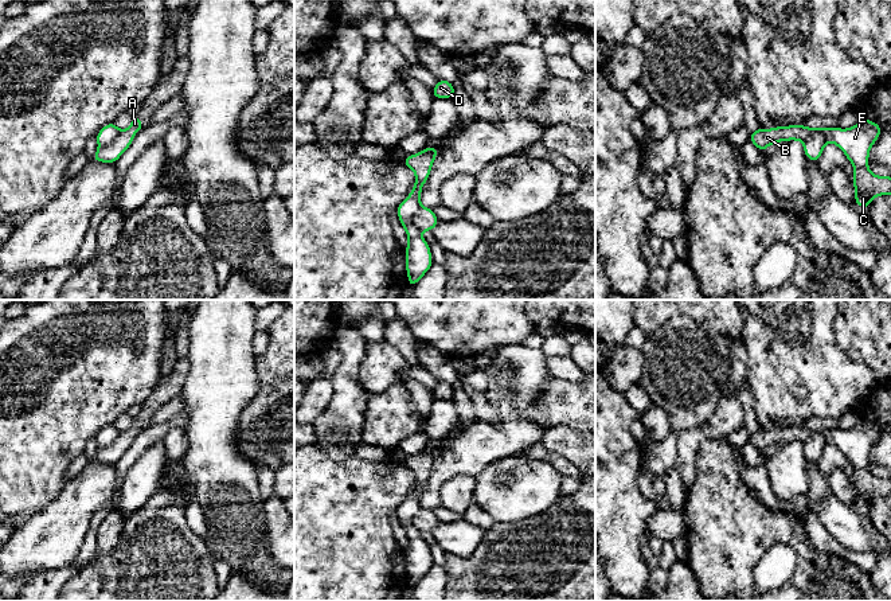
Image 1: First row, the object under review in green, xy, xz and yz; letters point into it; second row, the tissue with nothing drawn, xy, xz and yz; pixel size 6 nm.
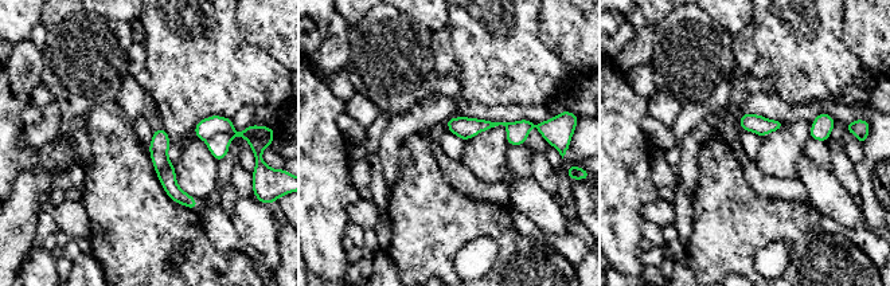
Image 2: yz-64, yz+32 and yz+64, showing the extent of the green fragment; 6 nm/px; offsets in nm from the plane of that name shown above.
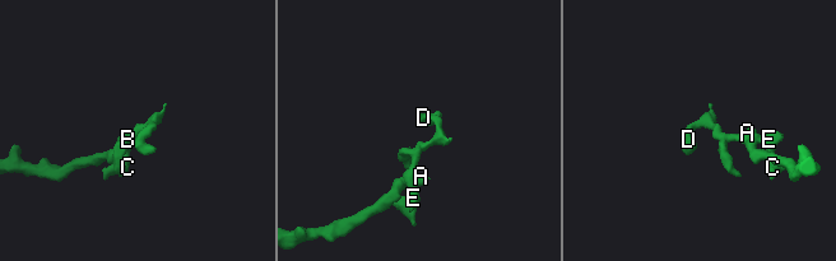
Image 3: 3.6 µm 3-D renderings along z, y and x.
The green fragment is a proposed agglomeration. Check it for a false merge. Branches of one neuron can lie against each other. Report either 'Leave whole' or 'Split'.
Split

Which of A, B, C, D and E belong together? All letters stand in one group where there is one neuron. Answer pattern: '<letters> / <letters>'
A / B C D E

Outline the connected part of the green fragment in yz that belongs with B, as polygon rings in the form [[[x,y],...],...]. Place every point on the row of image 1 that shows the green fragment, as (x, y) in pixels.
[[[861,118],[855,126],[840,128],[808,128],[804,125],[775,126],[773,129],[759,129],[750,133],[750,141],[763,152],[769,145],[779,141],[805,140],[820,132],[826,143],[836,144],[852,163],[855,173],[855,203],[863,210],[879,195],[891,195],[891,176],[875,176],[868,168],[869,149],[879,138],[882,126],[876,122]]]

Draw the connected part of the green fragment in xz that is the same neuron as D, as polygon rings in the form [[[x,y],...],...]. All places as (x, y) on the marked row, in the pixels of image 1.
[[[439,79],[433,89],[434,98],[454,98],[454,87],[452,82]]]

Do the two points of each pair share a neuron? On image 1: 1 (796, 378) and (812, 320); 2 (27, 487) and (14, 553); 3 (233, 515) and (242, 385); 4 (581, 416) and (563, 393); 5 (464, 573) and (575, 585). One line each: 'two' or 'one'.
1: one
2: two
3: one
4: one
5: one

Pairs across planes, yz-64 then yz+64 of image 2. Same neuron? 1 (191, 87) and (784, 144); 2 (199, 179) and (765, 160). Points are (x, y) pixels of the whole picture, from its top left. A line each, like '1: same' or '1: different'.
1: different
2: same

